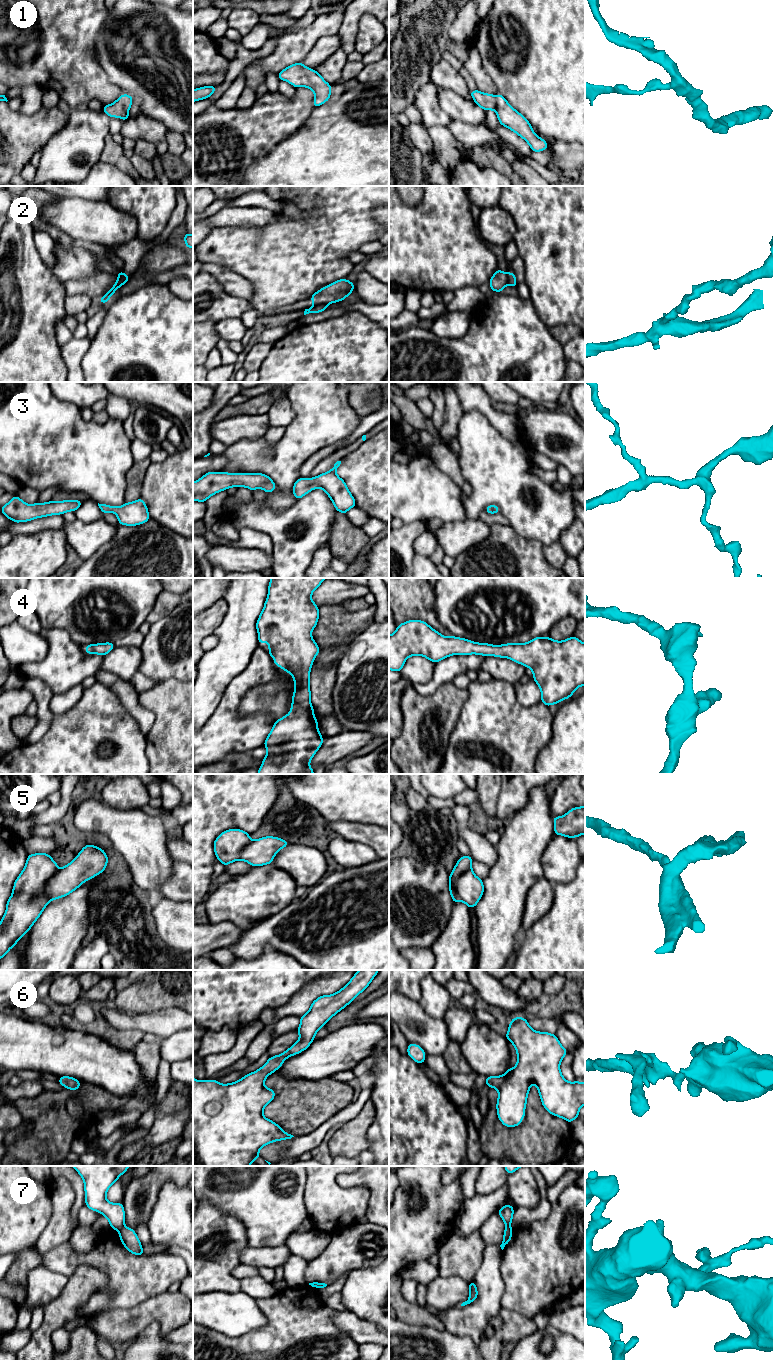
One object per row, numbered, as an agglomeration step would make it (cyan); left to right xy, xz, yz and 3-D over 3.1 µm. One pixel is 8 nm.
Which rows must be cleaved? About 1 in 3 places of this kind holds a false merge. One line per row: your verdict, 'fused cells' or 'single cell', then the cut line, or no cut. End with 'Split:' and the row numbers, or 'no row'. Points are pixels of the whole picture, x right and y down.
1: single cell; no cut
2: fused cells; cut in xz along (326, 304), (316, 304), (314, 306)
3: single cell; no cut
4: single cell; no cut
5: single cell; no cut
6: single cell; no cut
7: fused cells; cut in xy along (123, 1226), (118, 1231)
Split: 2, 7

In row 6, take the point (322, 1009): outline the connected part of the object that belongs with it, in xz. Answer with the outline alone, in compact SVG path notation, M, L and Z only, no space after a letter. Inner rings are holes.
M359 970L341 990L314 1000L309 1011L300 1017L299 1040L282 1054L270 1057L260 1069L229 1084L212 1079L197 1081L193 1076L193 1166L249 1166L256 1157L261 1159L260 1148L294 1137L263 1116L265 1106L275 1098L275 1090L264 1085L267 1076L279 1069L285 1059L306 1050L318 1030L363 992L378 972Z

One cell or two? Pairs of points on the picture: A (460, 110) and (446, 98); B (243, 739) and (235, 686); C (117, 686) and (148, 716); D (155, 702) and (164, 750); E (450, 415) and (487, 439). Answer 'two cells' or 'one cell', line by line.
A: one cell
B: one cell
C: one cell
D: one cell
E: two cells

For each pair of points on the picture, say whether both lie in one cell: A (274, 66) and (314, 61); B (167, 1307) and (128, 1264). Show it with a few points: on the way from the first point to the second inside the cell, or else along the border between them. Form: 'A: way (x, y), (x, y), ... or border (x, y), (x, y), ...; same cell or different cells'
A: border (315, 42), (313, 47), (300, 61); different cells
B: border (167, 1290), (153, 1295), (135, 1306); different cells

